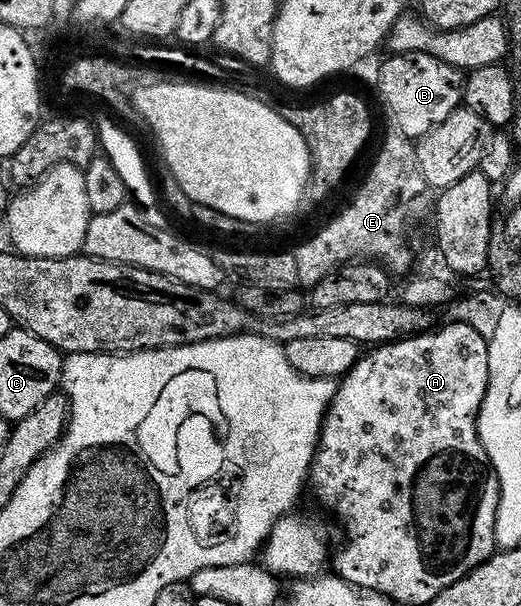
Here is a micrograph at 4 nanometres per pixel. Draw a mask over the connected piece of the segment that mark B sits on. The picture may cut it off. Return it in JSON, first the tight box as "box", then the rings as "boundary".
{"box":[377,52,462,138],"boundary":[[[394,52],[386,57],[377,68],[377,96],[396,131],[410,138],[420,138],[427,130],[439,126],[451,110],[462,107],[462,69],[439,62],[439,58],[426,52]]]}

